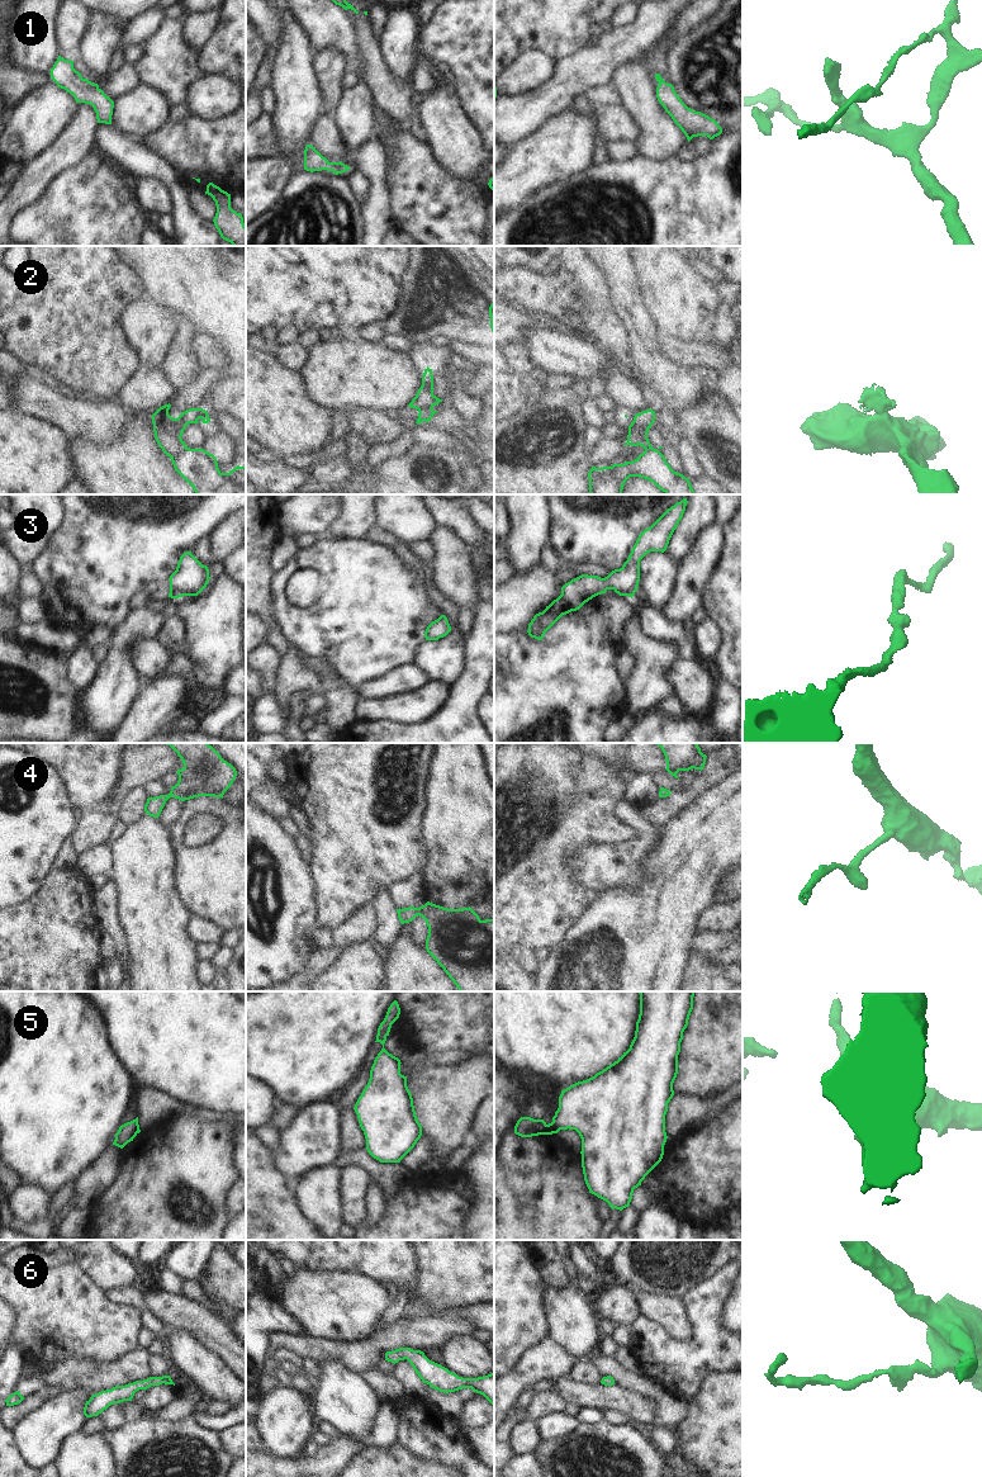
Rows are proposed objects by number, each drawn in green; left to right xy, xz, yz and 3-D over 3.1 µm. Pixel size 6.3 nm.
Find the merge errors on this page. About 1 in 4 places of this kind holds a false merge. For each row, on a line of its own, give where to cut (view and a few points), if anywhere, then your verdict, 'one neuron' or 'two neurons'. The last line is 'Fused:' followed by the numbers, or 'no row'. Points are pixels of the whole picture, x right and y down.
1: no cut; one neuron
2: cut in xy along (186, 448), (171, 458); two neurons
3: no cut; one neuron
4: no cut; one neuron
5: no cut; one neuron
6: no cut; one neuron
Fused: 2

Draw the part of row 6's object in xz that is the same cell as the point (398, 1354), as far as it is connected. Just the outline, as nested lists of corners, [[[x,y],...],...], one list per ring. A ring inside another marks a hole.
[[[399,1348],[385,1353],[385,1360],[394,1364],[404,1359],[411,1363],[422,1382],[431,1388],[443,1393],[471,1388],[474,1392],[483,1395],[494,1407],[494,1372],[478,1378],[462,1378],[430,1360],[421,1350]]]

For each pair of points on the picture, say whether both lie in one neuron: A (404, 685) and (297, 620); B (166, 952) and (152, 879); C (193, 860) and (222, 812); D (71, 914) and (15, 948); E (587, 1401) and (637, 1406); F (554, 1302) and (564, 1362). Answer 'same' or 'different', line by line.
A: different
B: same
C: same
D: same
E: same
F: different

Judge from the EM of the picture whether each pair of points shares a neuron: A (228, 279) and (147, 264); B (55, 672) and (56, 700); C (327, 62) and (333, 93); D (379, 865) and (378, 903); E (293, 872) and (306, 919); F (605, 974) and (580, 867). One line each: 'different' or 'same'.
A: same
B: same
C: same
D: different
E: same
F: different

